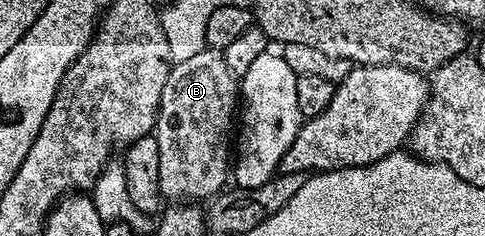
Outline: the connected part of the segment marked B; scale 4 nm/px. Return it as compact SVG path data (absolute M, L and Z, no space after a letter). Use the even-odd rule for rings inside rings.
M207 47L200 55L171 64L168 83L164 83L164 95L160 97L158 123L152 134L156 147L160 147L160 191L167 202L202 203L202 200L217 197L227 188L232 173L232 130L239 109L240 81L221 52Z

